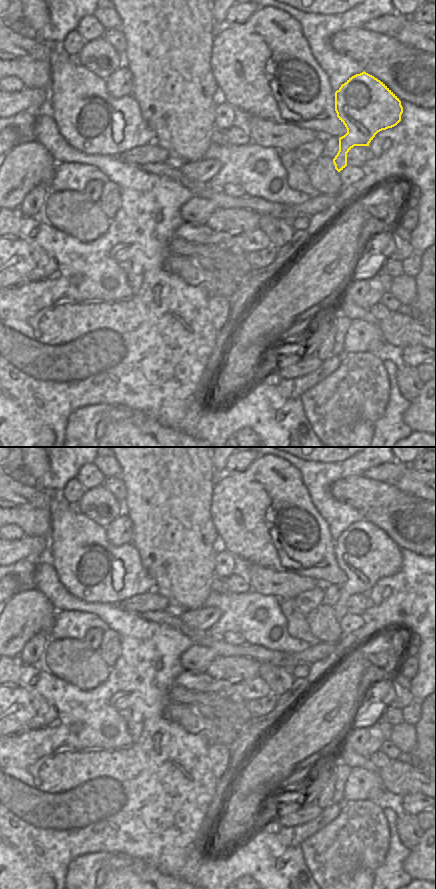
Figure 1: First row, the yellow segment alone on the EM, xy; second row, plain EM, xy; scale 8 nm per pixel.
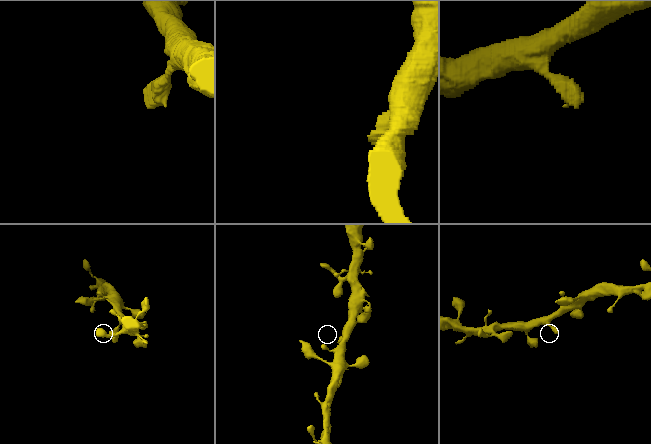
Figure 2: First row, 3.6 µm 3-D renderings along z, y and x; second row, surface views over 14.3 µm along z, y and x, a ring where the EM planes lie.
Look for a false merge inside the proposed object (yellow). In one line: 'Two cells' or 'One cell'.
One cell.

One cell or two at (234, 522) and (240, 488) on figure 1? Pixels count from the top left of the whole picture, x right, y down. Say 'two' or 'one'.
one

